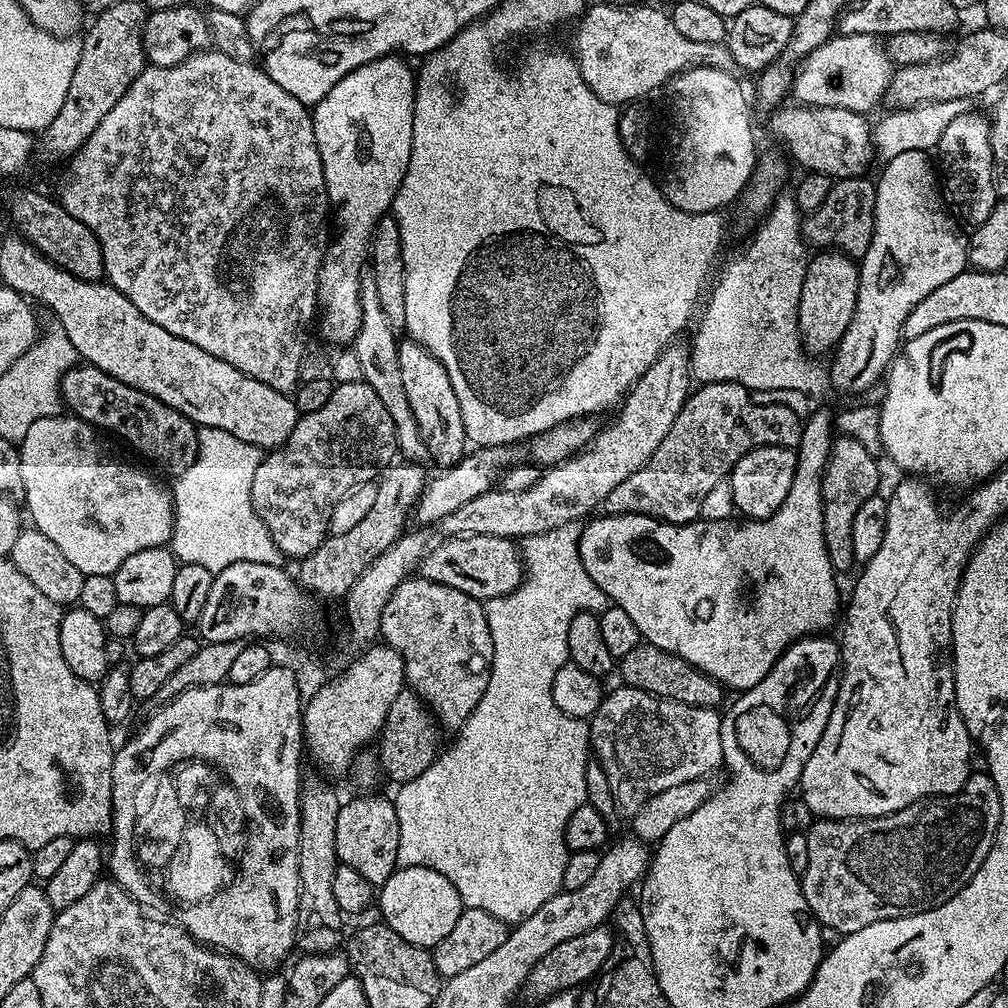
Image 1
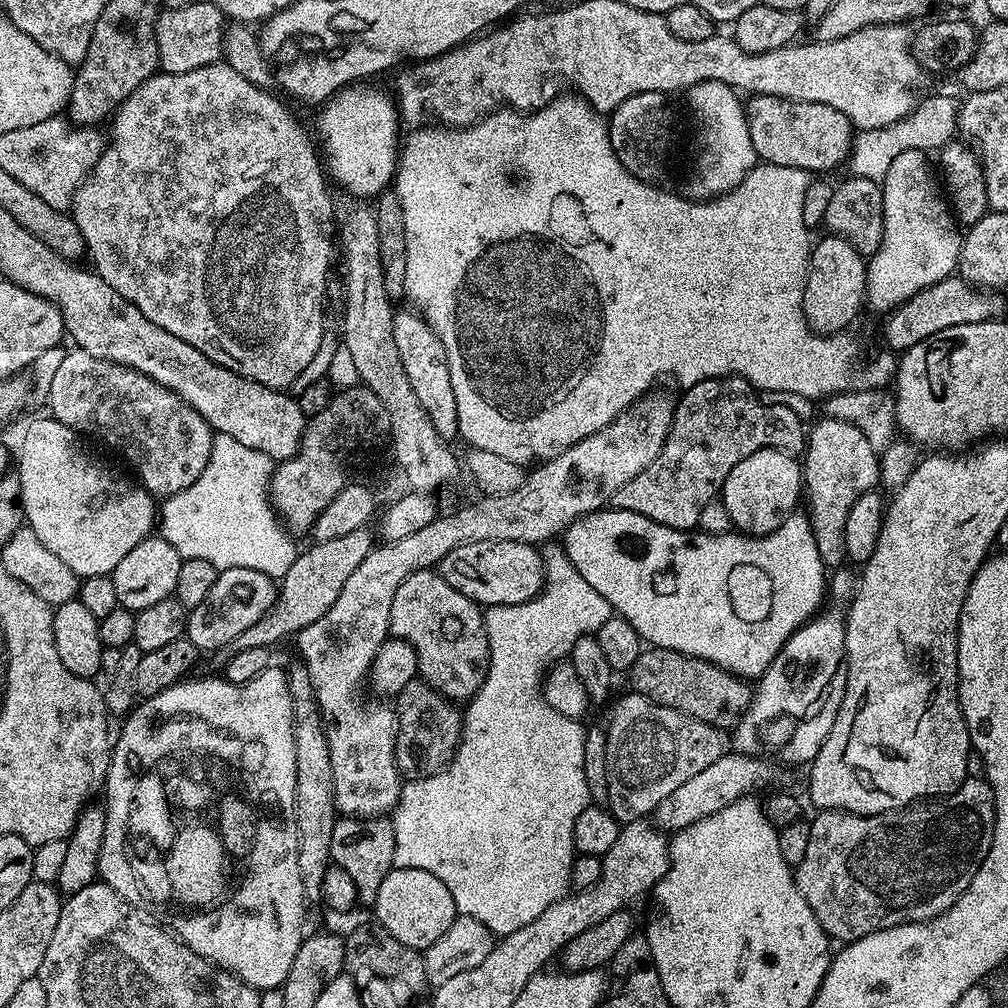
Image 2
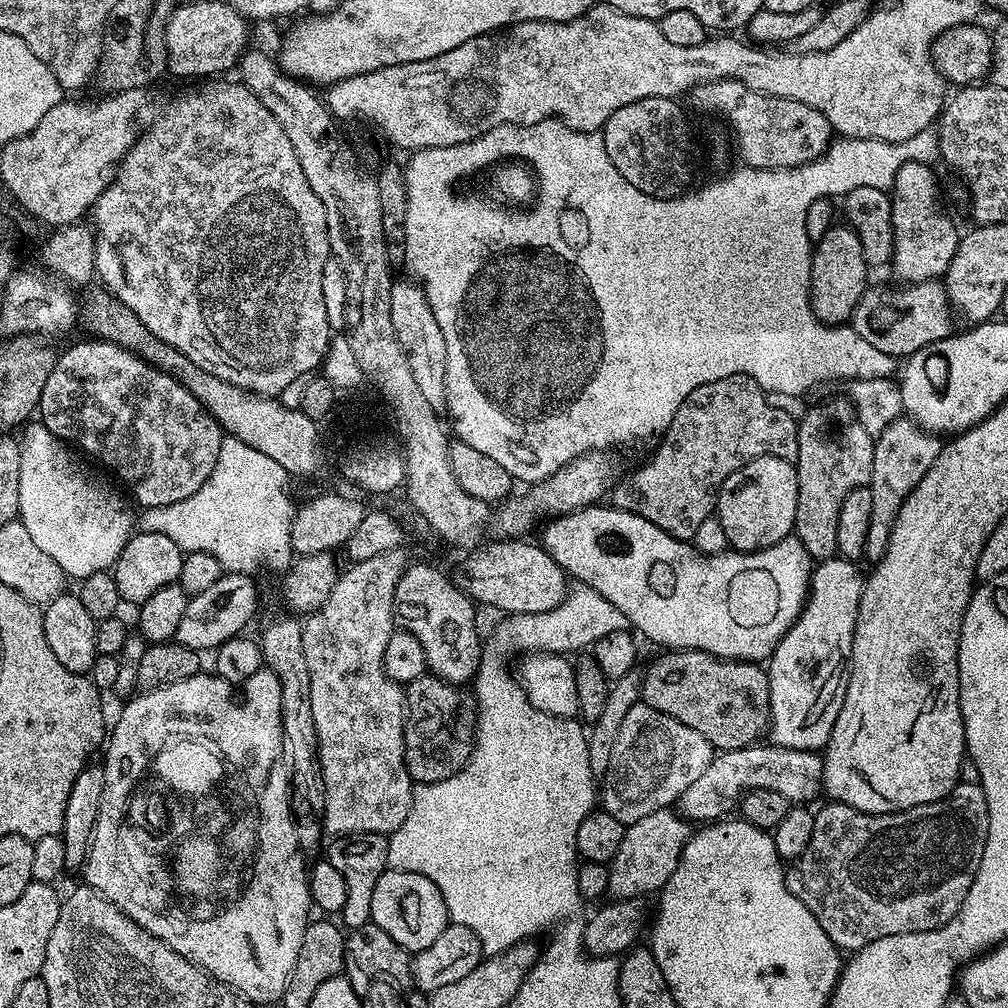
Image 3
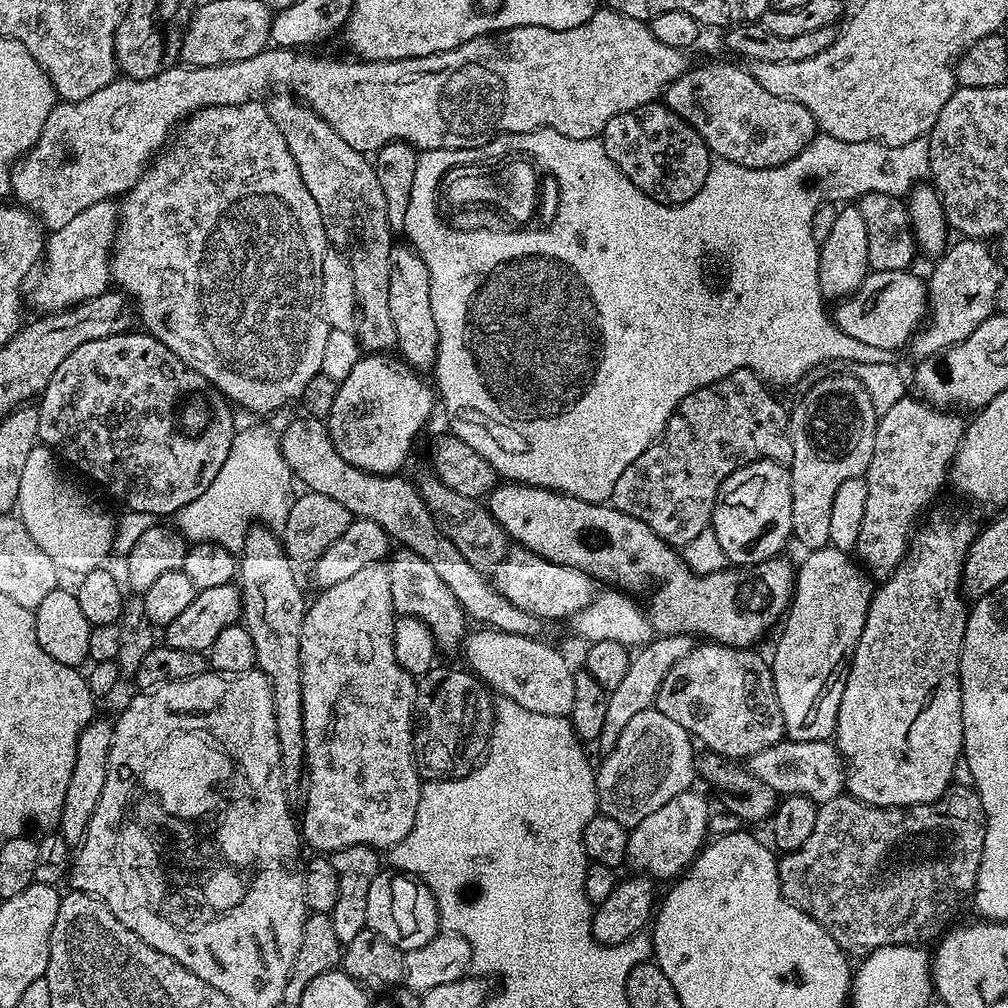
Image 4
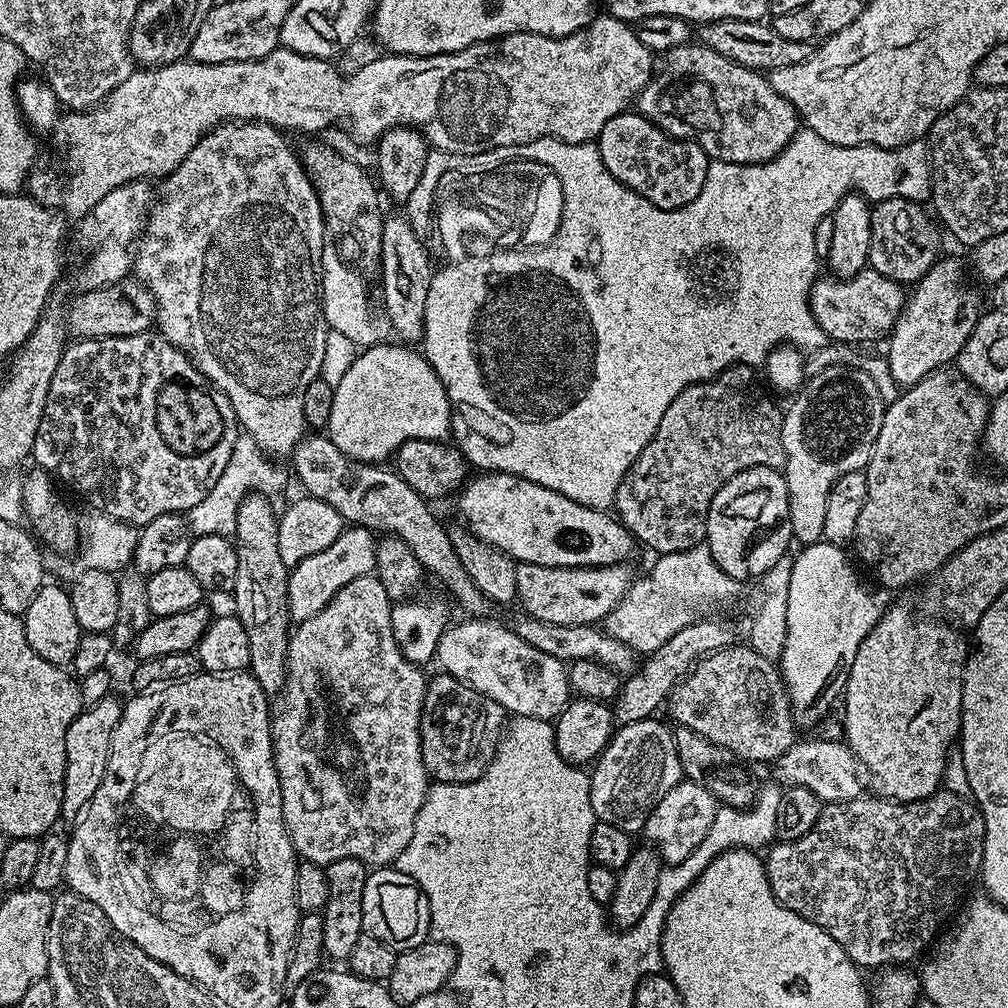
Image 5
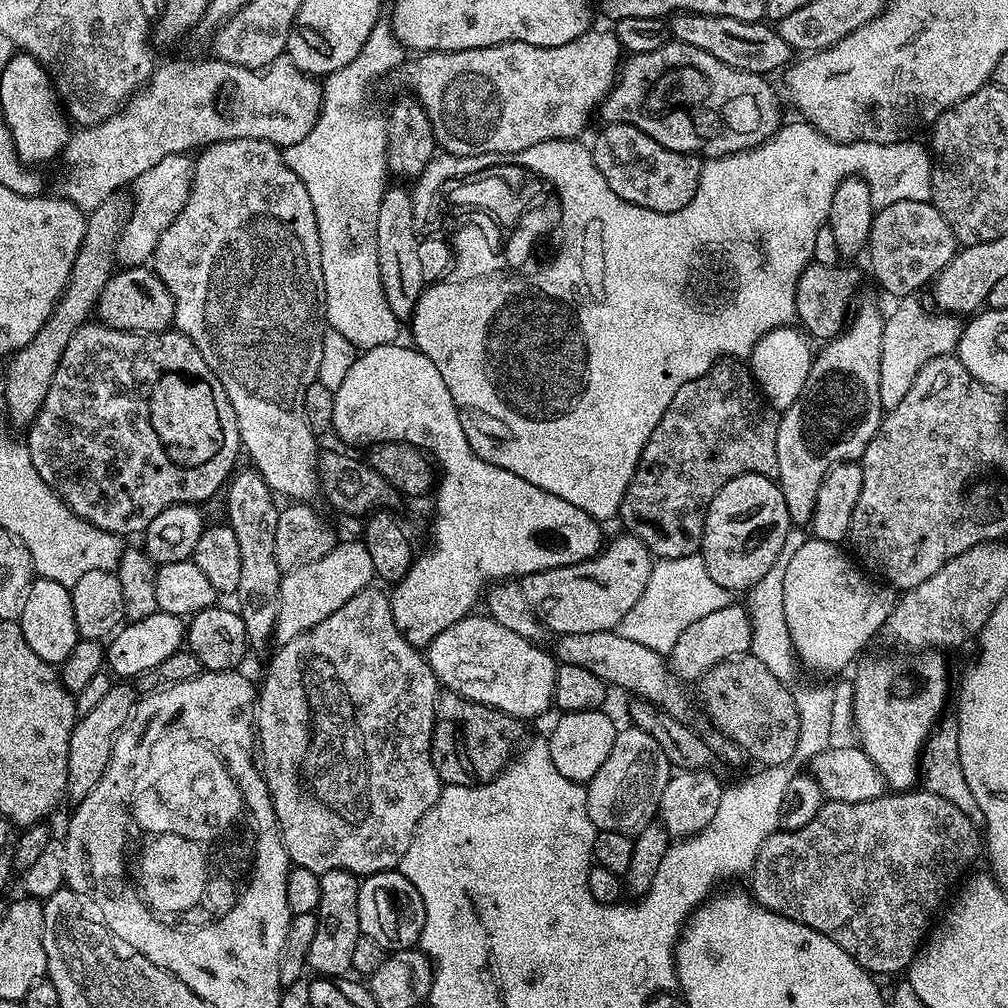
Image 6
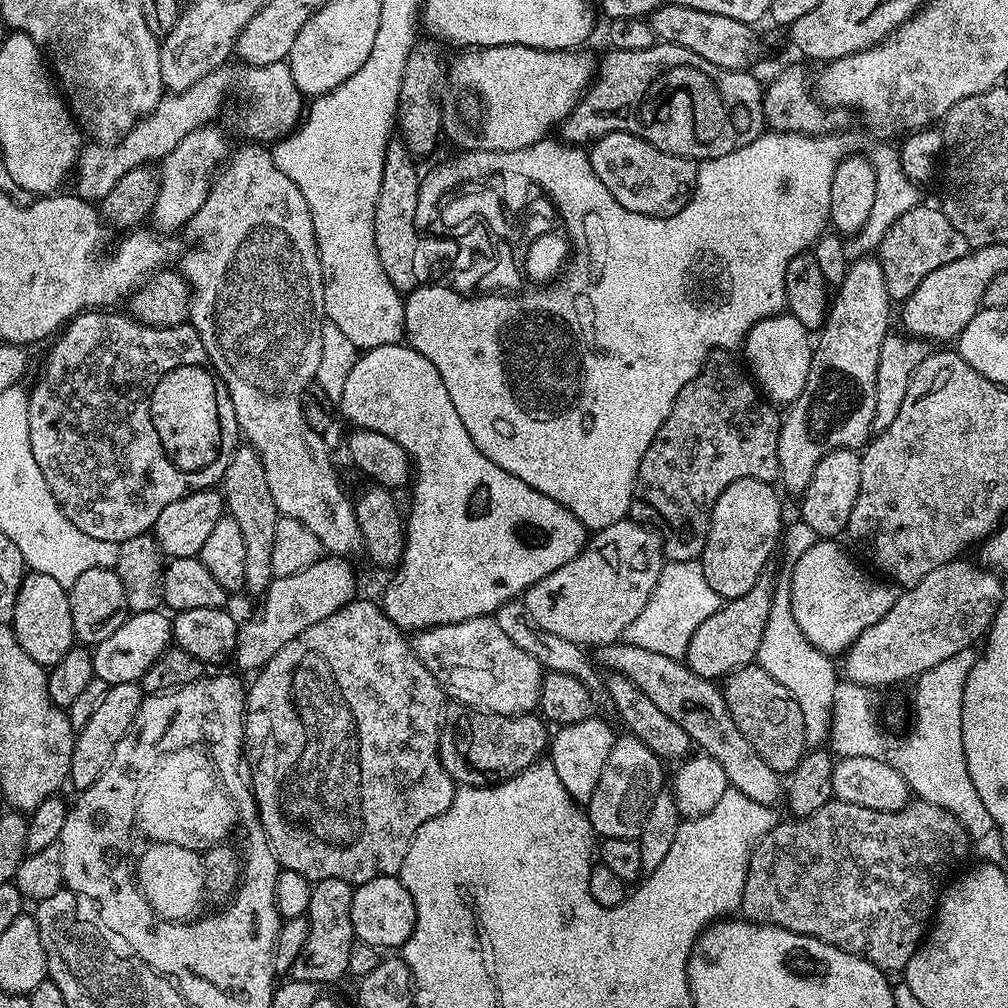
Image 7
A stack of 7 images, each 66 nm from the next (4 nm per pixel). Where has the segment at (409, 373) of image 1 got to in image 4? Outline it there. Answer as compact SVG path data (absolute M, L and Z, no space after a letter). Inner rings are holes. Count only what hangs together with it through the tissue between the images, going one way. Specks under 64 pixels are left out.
M394 246L390 250L390 319L394 321L396 331L396 348L401 352L403 363L417 373L424 374L436 367L438 354L438 326L434 322L434 310L430 306L430 274L426 262L411 246Z

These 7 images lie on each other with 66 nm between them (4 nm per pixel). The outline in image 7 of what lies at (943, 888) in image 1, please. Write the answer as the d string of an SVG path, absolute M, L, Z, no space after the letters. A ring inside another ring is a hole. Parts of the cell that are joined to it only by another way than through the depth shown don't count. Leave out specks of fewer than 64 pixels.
M833 798L826 802L826 806L814 810L814 814L788 818L785 824L784 821L778 822L765 836L760 837L752 856L748 859L748 873L739 911L757 924L777 924L780 928L791 932L813 936L838 950L869 960L875 968L879 968L885 974L893 974L892 972L900 974L903 973L918 945L923 941L926 929L933 919L934 909L938 903L938 893L942 888L940 879L947 874L948 867L967 850L968 844L970 845L969 837L958 822L958 818L942 810L942 806L934 806L925 800L913 799L901 812L879 812L870 810L866 806L854 806L854 802L842 802Z

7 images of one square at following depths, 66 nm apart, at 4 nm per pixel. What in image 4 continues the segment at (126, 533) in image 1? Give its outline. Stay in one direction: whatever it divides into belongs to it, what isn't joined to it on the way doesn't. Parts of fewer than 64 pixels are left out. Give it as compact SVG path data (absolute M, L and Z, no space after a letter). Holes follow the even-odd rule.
M37 446L30 450L30 456L26 458L26 467L22 469L22 486L18 486L16 508L26 530L30 530L30 538L34 538L34 542L38 542L38 546L42 546L42 550L46 550L46 554L50 554L57 569L61 573L73 572L73 577L79 578L105 563L104 559L107 558L108 551L110 554L114 548L116 525L114 516L103 512L82 489L75 488L60 473L59 467L61 468L61 465L51 448Z

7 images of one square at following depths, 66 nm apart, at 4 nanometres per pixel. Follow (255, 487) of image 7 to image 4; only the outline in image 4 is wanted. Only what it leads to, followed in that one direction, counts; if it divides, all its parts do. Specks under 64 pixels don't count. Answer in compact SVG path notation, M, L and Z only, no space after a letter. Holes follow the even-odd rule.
M253 526L244 539L244 551L238 556L238 587L240 589L240 610L242 623L254 642L256 668L266 674L274 694L274 718L278 730L280 760L284 763L285 777L292 778L305 771L304 767L304 727L302 726L302 666L300 665L300 635L306 611L306 599L300 593L296 581L297 569L284 553L281 539L273 529Z

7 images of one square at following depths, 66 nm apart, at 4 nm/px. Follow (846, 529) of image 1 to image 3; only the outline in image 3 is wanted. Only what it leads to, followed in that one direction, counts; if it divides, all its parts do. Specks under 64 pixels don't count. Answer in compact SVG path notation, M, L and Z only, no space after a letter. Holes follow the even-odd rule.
M828 400L825 404L816 404L807 409L799 417L796 425L798 430L798 458L794 462L798 474L798 510L796 511L796 527L794 535L806 546L808 555L813 561L830 560L837 555L838 546L838 510L842 510L842 502L846 502L846 494L850 490L865 487L874 466L874 438L862 426L856 417L856 407L851 400Z

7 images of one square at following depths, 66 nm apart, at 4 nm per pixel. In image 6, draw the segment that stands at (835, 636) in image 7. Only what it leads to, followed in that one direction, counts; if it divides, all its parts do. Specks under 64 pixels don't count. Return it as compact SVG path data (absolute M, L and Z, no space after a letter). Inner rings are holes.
M808 538L805 545L791 556L786 578L783 579L783 605L795 653L805 669L813 668L816 672L842 671L871 642L872 635L887 625L898 599L897 589L884 582L875 584L874 581L867 580L872 578L865 575L855 563L852 565L840 550L830 542Z

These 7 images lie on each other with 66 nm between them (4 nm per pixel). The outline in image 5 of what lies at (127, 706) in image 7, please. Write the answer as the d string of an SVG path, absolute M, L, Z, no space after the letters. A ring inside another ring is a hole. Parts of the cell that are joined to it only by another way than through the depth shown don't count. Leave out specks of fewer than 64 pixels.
M108 695L98 702L87 705L70 722L70 730L66 730L66 774L62 782L61 817L69 822L75 821L78 814L88 807L90 798L98 794L98 786L102 786L102 774L106 774L106 762L110 758L112 735L122 718L124 704L115 700L115 695Z

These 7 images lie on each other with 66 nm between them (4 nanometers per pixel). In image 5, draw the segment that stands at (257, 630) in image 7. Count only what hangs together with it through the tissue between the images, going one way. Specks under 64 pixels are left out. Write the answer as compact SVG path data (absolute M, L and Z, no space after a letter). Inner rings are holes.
M348 526L337 540L330 542L330 546L326 546L326 550L314 554L310 558L302 558L302 562L298 562L288 574L289 617L296 622L314 618L314 614L318 614L318 610L325 608L334 598L334 594L338 594L344 586L350 586L350 582L354 582L354 578L373 575L376 570L376 541L377 537L372 529Z

